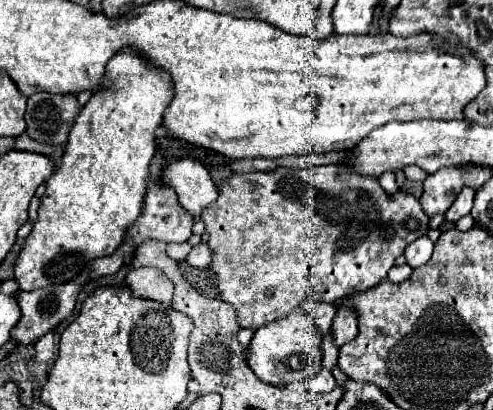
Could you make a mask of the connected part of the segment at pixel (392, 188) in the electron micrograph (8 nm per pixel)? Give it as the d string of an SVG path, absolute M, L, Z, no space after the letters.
M386 172L384 176L380 176L378 178L378 184L384 188L384 192L388 192L388 194L396 194L400 188L396 186L396 178L394 178L394 174L392 172Z

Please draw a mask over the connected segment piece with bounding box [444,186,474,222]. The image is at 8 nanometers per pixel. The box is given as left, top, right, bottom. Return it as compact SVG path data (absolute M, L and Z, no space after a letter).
M464 186L464 188L462 188L462 192L456 196L454 204L446 210L446 214L444 214L444 216L446 216L446 220L456 222L458 218L466 216L466 214L470 212L470 208L472 208L472 200L474 200L474 188Z

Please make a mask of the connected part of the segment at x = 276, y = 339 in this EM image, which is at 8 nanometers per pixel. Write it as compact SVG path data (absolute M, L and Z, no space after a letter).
M296 310L254 332L248 348L248 366L262 382L272 386L286 386L296 380L310 380L322 368L322 356L322 334L314 316L306 310Z

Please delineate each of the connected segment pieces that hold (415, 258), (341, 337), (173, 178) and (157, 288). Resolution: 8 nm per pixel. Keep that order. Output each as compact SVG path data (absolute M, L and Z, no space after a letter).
M426 234L416 238L414 244L408 244L408 248L404 250L404 256L406 256L406 264L410 268L420 268L422 264L426 264L428 258L432 256L432 242L430 242L430 238Z
M342 304L338 308L338 314L334 318L332 324L332 332L334 332L334 344L340 348L342 344L350 342L356 334L358 334L358 312L352 306Z
M176 160L170 162L160 180L178 194L180 206L194 218L218 198L218 188L214 186L210 172L198 160Z
M134 268L126 276L126 286L132 290L132 296L136 298L148 298L156 300L160 304L170 304L172 302L172 292L174 286L172 282L160 272L158 268Z

